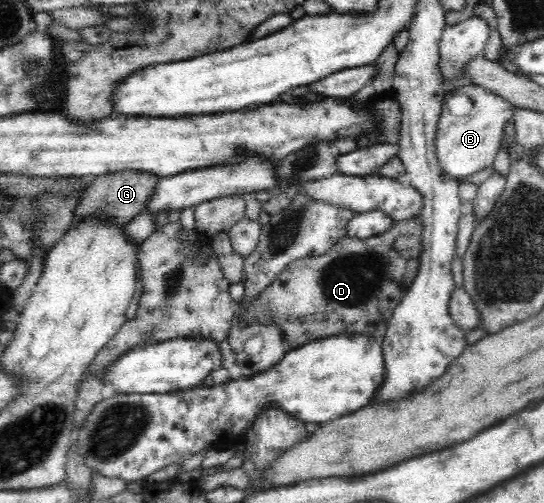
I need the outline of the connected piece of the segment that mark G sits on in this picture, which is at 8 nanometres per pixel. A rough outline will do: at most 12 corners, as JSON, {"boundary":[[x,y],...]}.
{"boundary":[[111,171],[90,178],[72,225],[102,213],[129,223],[144,211],[159,175]]}

